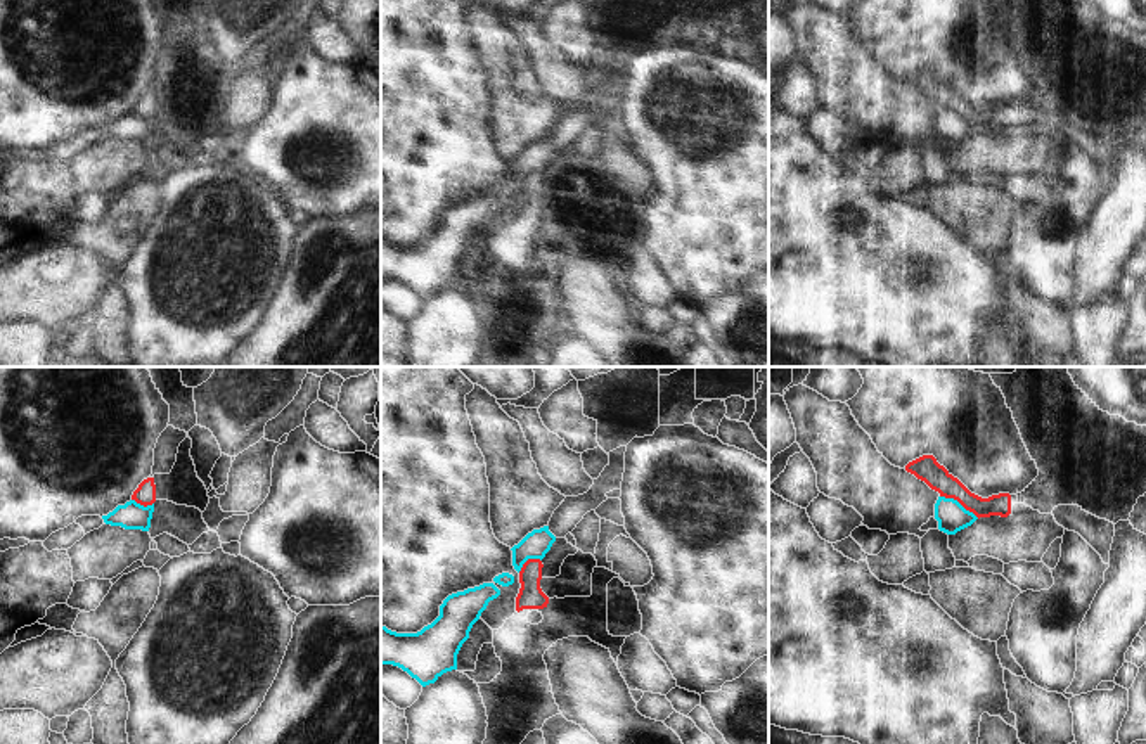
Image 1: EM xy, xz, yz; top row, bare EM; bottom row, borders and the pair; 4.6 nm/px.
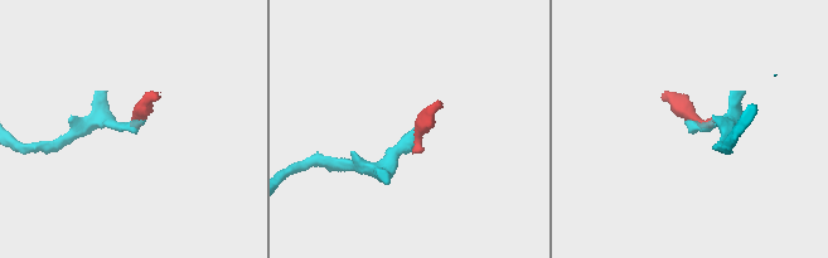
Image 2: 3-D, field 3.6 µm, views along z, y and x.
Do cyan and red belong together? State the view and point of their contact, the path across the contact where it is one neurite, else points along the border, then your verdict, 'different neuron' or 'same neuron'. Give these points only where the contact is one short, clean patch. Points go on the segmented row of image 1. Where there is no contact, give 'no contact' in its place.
yz (958, 502) | along yz (940, 495), (956, 499), (978, 518) | different neuron

